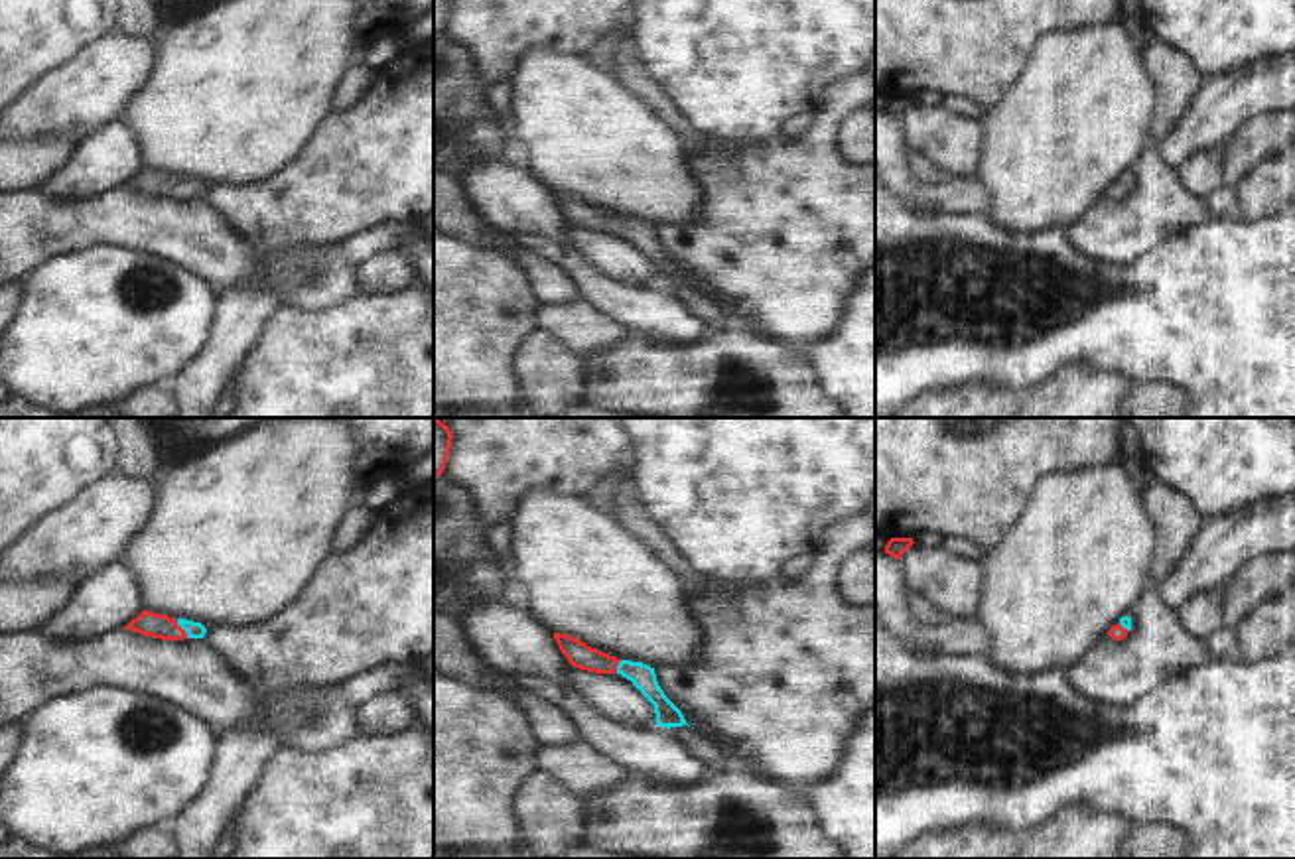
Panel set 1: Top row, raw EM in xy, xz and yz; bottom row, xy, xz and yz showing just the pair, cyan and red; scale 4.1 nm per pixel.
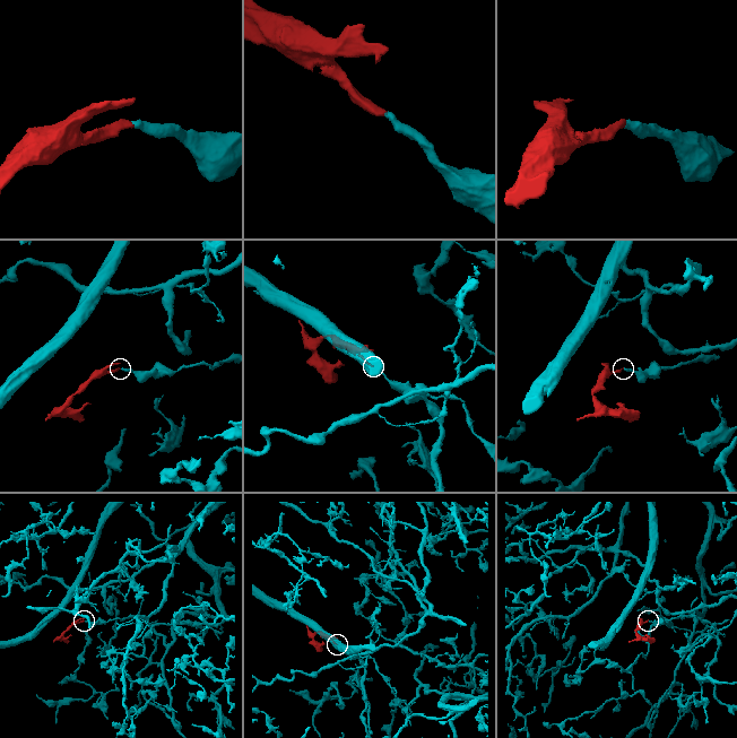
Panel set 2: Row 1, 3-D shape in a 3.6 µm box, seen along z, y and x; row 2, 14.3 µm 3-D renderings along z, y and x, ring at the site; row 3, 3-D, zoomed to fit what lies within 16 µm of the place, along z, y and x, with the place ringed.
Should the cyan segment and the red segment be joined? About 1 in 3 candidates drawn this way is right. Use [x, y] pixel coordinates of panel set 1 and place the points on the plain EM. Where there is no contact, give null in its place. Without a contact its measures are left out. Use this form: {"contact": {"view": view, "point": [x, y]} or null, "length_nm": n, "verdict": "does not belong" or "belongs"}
{"contact": {"view": "xy", "point": [182, 186]}, "length_nm": 90, "verdict": "belongs"}

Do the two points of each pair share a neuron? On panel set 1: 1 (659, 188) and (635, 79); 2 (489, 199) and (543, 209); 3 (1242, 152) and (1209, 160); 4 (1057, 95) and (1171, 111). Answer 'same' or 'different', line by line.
1: different
2: same
3: different
4: different

